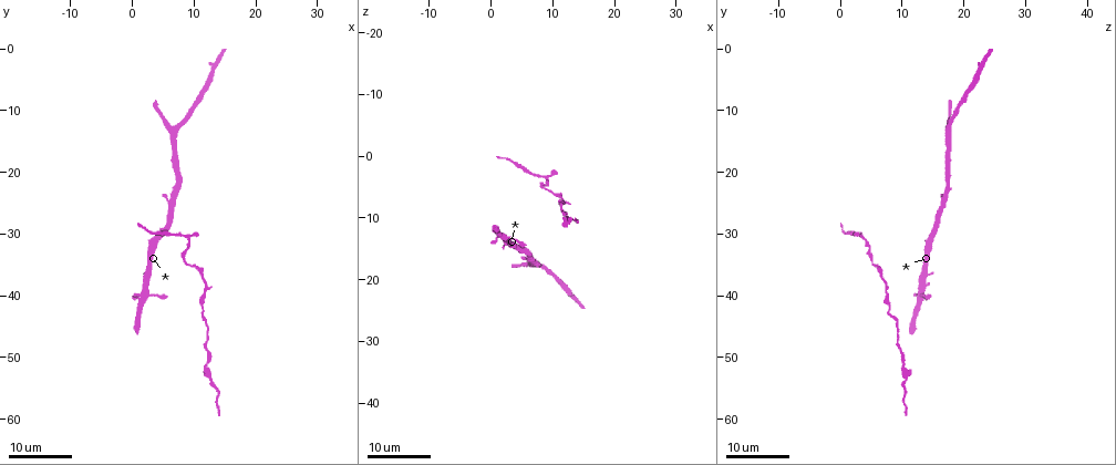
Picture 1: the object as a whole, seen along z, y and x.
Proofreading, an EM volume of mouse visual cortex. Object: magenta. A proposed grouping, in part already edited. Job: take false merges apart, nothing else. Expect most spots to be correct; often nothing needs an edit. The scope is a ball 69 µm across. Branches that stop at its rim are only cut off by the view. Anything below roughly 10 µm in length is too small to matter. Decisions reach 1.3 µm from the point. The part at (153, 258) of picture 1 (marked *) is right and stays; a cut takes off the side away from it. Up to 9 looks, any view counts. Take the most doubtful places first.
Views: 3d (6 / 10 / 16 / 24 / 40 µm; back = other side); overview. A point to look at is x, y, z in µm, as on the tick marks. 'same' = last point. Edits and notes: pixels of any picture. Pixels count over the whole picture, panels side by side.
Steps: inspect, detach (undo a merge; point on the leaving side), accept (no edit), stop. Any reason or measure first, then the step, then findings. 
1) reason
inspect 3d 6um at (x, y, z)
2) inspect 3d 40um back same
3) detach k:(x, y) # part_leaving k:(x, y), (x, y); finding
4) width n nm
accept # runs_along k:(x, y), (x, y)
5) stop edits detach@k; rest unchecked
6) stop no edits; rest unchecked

inspect 3d 24um at (11.0, 41.5, 7.5)

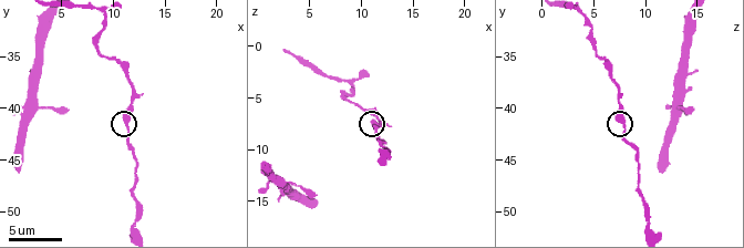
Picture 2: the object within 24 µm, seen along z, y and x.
inspect 3d 10um at (11.2, 41.2, 7.6)

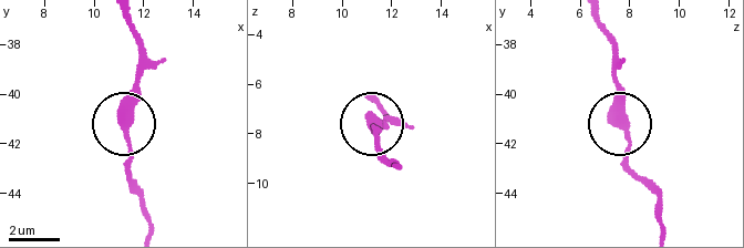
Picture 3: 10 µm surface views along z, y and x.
accept # one neuron here

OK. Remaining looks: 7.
calibre changes
inspect 3d 10um at (8.6, 34.4, 5.0)

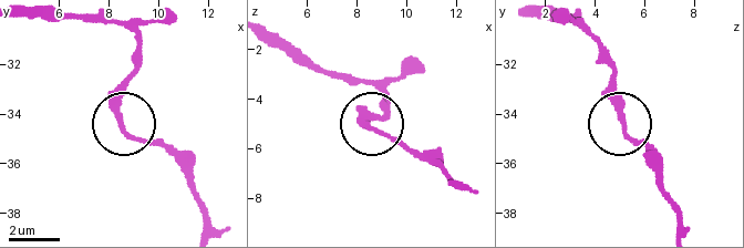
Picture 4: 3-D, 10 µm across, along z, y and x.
inspect 3d 6um at (8.5, 34.5, 5.2)

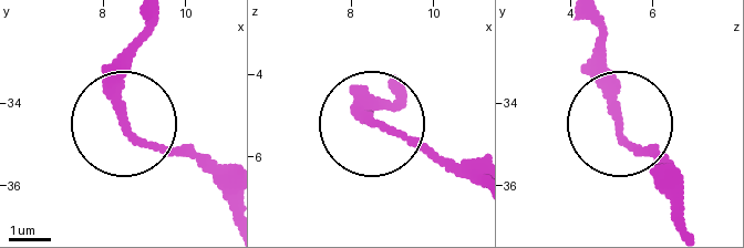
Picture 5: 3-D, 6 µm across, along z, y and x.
width 190 nm
accept # continuous, no second neuron

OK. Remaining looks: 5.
thick turns thin
inspect 3d 24um at (6.0, 30.5, 2.5)

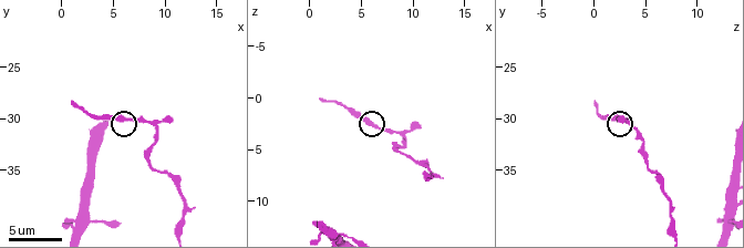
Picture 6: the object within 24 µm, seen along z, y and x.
inspect 3d 10um at (5.8, 30.0, 2.4)

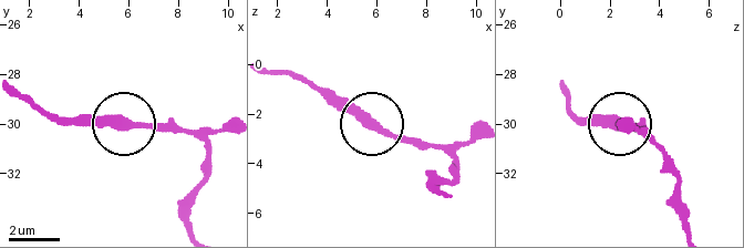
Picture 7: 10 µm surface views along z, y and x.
accept # one neuron here

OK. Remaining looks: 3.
sudden change in width
inspect 3d 10um at (3.2, 31.0, 14.0)

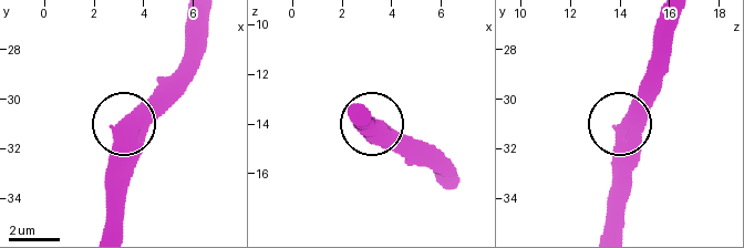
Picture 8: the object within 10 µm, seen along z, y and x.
accept # runs_along 8:(618, 194), (620, 126), (661, 84); one neuron here

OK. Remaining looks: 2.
stop no edits; rest unchecked

